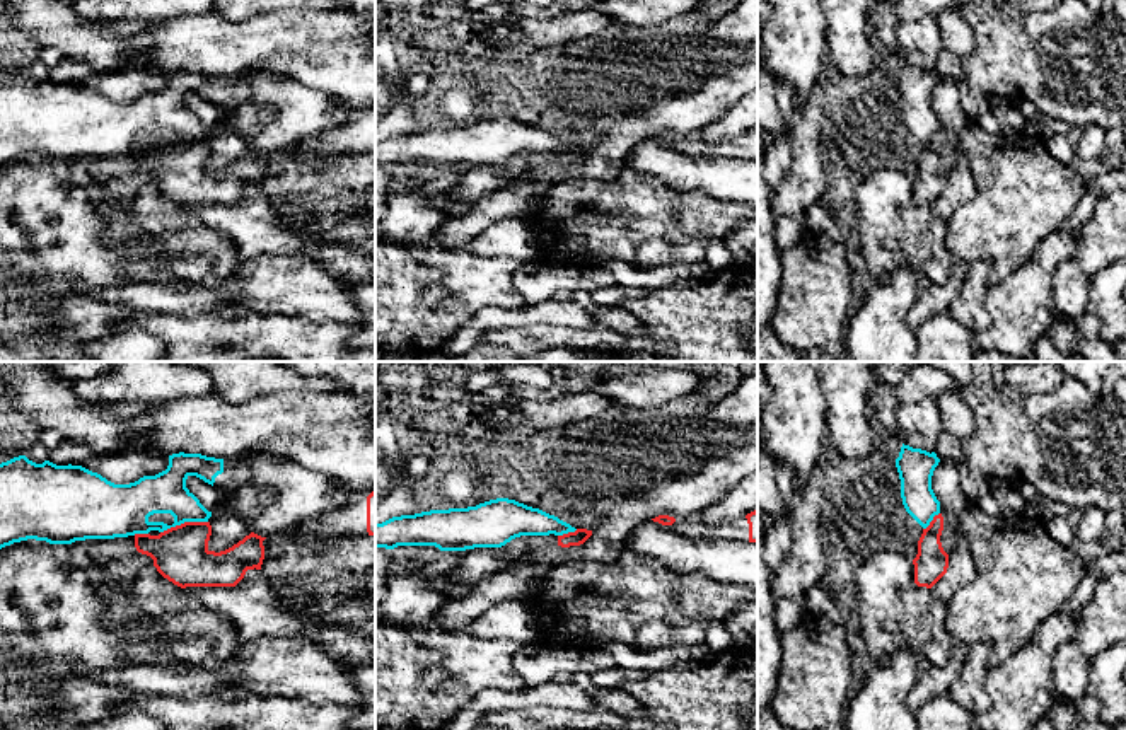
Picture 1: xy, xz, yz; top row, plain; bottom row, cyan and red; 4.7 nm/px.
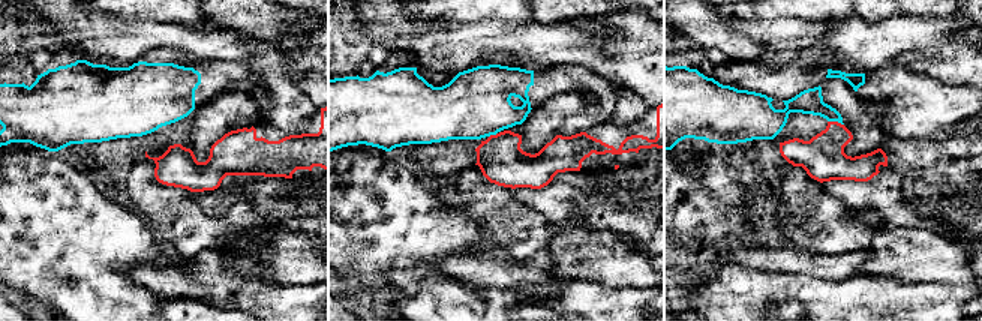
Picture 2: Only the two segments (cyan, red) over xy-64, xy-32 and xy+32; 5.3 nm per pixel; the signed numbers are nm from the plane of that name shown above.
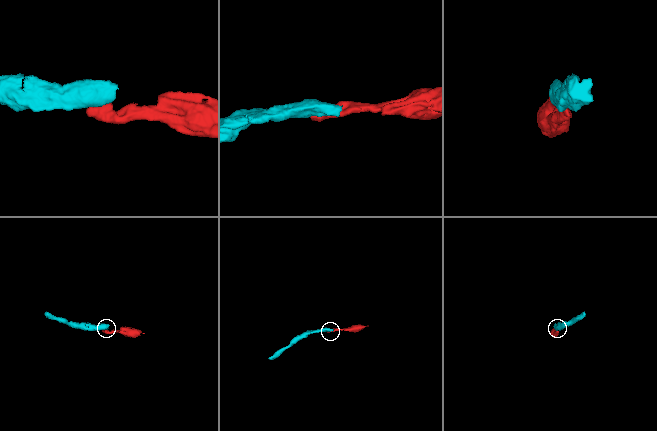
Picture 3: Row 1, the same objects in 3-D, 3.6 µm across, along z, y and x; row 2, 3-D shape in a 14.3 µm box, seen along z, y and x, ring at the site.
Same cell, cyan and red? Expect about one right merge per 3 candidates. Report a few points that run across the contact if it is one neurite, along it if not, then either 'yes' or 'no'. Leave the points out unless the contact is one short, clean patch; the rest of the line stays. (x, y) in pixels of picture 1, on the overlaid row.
xy (207, 521), (185, 521), (161, 533) | no

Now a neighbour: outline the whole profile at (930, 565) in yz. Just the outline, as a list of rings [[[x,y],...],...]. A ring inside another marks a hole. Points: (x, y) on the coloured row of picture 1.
[[[942,513],[935,515],[933,520],[918,541],[918,554],[913,559],[914,565],[914,583],[918,587],[932,588],[949,568],[949,554],[943,551],[940,536],[943,530]]]

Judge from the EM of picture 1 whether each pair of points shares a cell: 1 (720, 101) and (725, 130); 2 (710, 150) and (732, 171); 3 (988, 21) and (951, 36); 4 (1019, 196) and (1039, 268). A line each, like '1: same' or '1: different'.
1: different
2: different
3: different
4: different

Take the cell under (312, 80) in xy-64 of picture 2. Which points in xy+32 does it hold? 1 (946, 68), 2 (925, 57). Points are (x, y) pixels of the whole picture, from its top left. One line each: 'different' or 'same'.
1: same
2: same

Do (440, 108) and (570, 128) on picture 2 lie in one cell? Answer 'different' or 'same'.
same

